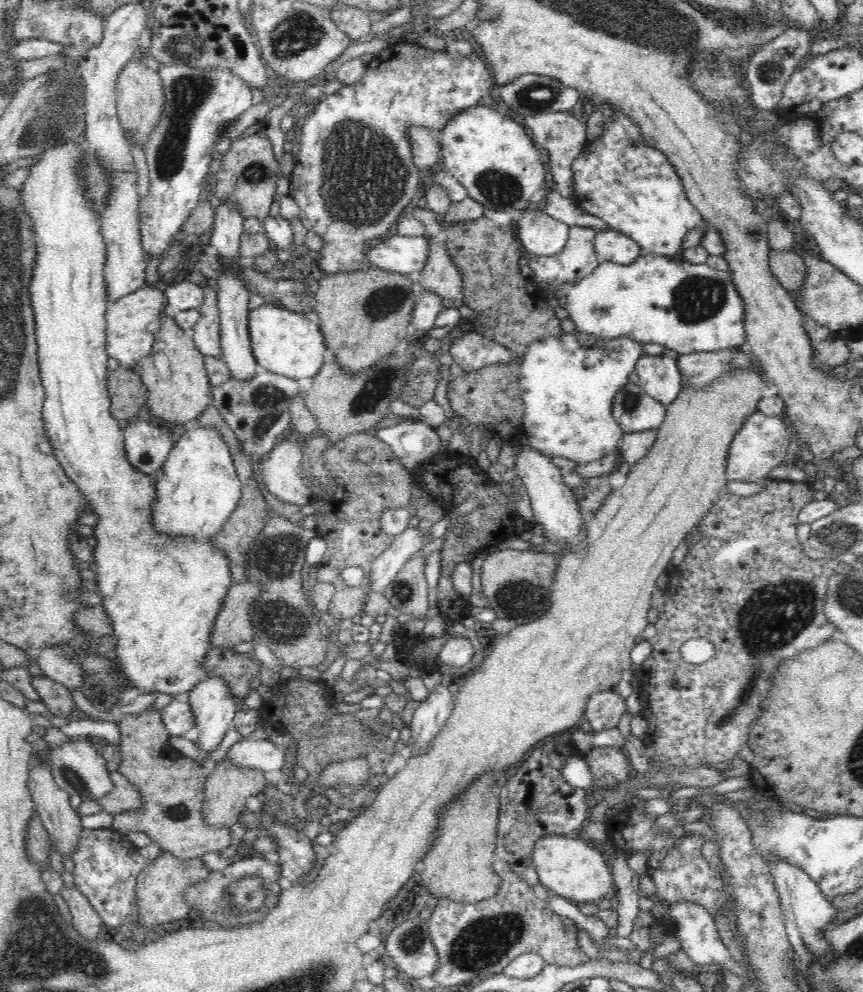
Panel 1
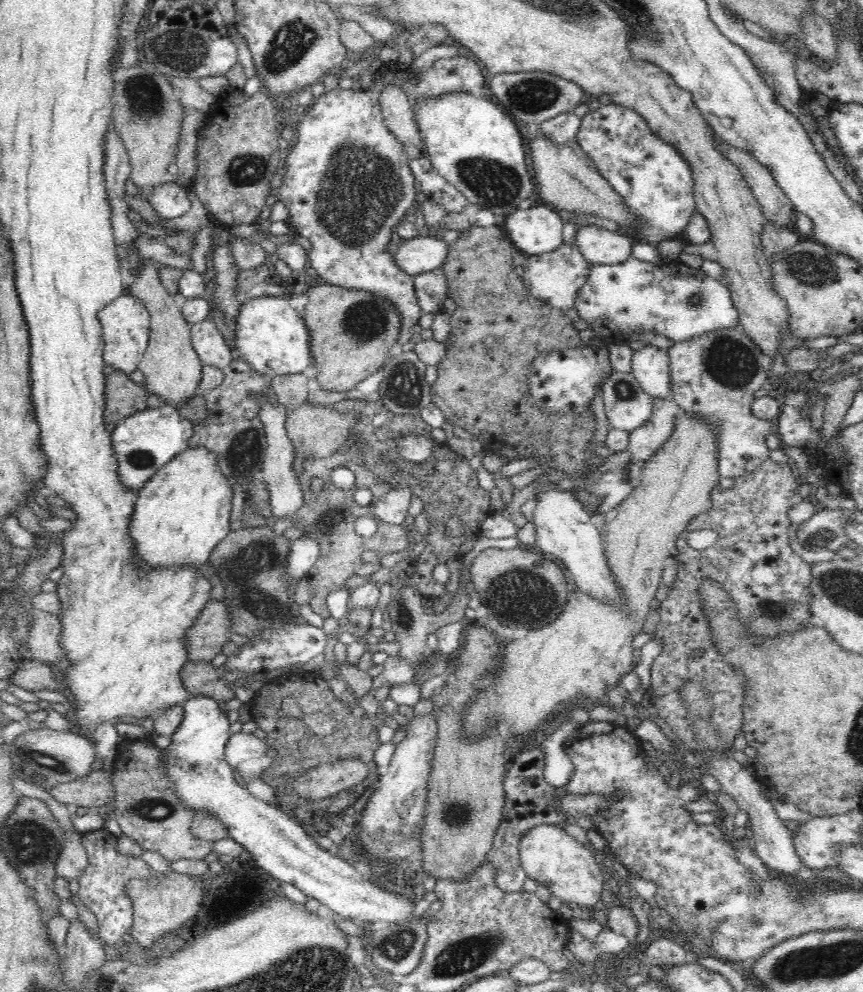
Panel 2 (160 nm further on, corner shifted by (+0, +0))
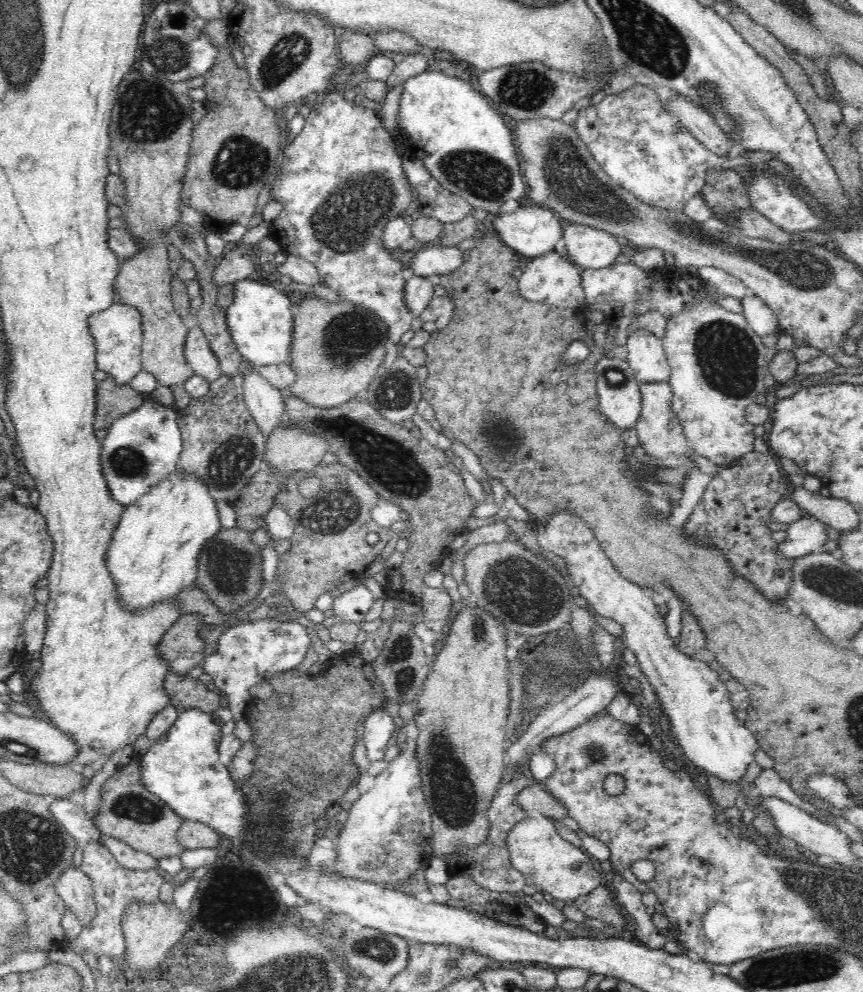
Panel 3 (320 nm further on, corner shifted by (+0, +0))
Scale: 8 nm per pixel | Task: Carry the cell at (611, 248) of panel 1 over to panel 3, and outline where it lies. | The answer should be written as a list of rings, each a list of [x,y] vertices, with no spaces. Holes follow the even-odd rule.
[[[572,224],[563,232],[560,250],[568,260],[582,268],[606,268],[625,251],[616,239],[603,229]]]

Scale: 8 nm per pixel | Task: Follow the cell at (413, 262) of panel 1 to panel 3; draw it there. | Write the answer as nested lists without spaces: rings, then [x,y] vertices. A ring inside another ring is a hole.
[[[437,243],[430,244],[413,256],[409,267],[416,276],[420,277],[449,274],[462,266],[463,254],[464,251],[460,250],[457,245],[448,247]]]

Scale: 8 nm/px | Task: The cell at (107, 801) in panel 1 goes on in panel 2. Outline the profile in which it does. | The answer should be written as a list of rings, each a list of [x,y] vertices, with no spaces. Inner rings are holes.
[[[105,770],[90,771],[88,774],[81,776],[73,781],[52,782],[53,785],[47,790],[58,802],[67,806],[77,807],[102,807],[105,802],[112,800],[115,802],[115,788],[113,785],[112,772]]]

